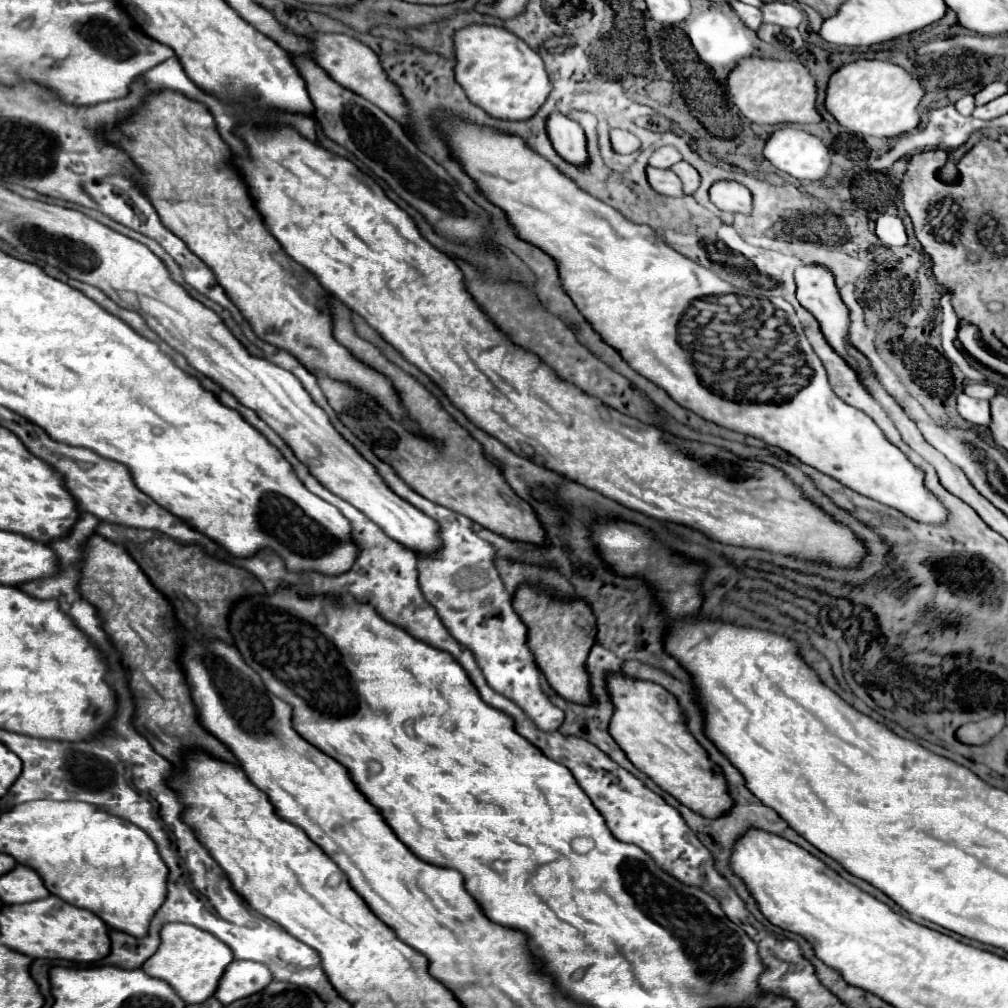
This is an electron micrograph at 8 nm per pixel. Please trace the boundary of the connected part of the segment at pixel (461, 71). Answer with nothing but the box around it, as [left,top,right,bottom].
[452,24,552,120]

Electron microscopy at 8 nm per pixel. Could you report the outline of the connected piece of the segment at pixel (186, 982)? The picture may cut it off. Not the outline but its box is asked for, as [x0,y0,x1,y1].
[142,924,234,1004]

